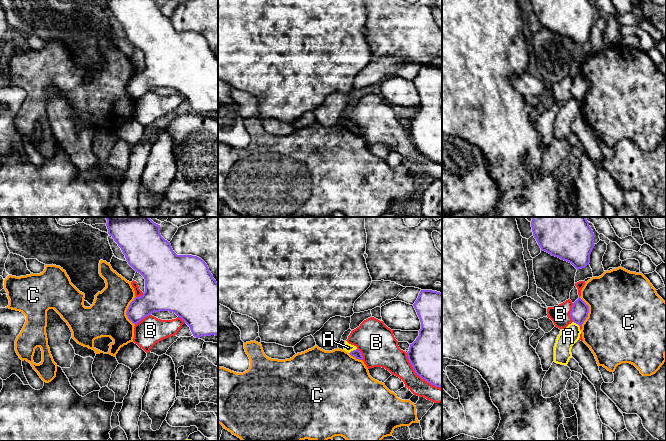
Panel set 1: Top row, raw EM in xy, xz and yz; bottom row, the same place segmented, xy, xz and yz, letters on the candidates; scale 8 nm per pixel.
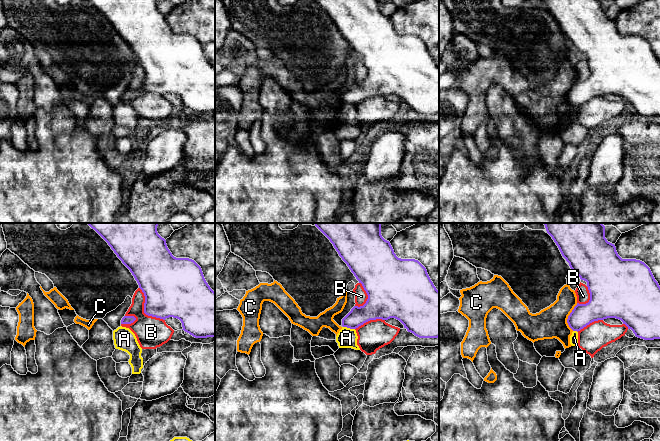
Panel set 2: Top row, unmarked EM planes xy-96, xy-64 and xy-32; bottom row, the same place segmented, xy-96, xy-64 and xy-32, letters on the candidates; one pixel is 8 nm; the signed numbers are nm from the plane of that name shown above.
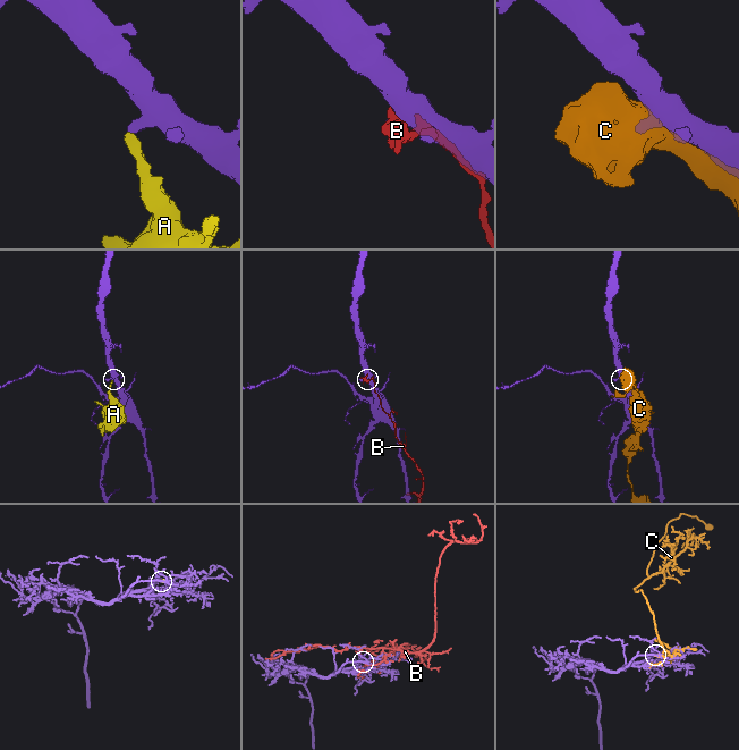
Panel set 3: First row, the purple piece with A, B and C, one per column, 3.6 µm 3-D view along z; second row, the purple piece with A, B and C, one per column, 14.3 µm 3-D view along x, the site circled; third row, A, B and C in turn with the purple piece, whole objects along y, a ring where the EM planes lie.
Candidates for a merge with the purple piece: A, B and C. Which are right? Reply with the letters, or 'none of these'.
none of these

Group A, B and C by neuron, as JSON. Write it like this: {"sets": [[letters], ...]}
{"sets": [["A"], ["B"], ["C"]]}

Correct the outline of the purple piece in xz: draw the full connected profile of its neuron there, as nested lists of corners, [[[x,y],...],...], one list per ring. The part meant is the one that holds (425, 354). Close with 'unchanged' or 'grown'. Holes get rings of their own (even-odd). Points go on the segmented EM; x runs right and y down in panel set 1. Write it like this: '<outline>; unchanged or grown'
[[[421,290],[413,306],[420,319],[421,329],[419,336],[410,344],[408,360],[418,376],[442,389],[442,293]]]; unchanged

